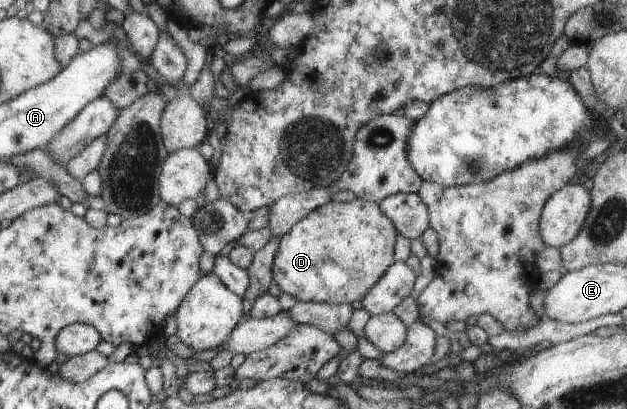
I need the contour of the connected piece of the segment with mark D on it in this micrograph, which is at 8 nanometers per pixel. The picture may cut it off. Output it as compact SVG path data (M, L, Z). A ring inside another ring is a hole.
M396 193L389 194L378 202L363 201L356 197L354 201L350 202L336 202L329 201L316 207L302 217L285 233L285 235L279 236L279 243L277 243L277 249L275 249L275 255L273 257L271 265L271 277L275 284L279 287L281 292L288 293L291 297L294 297L297 301L302 302L325 302L328 304L350 304L353 301L361 301L365 292L377 281L387 267L389 267L394 262L394 243L396 242L396 237L401 235L408 240L413 238L419 238L421 233L428 228L428 211L425 204L419 199L417 194L406 194L406 193Z

